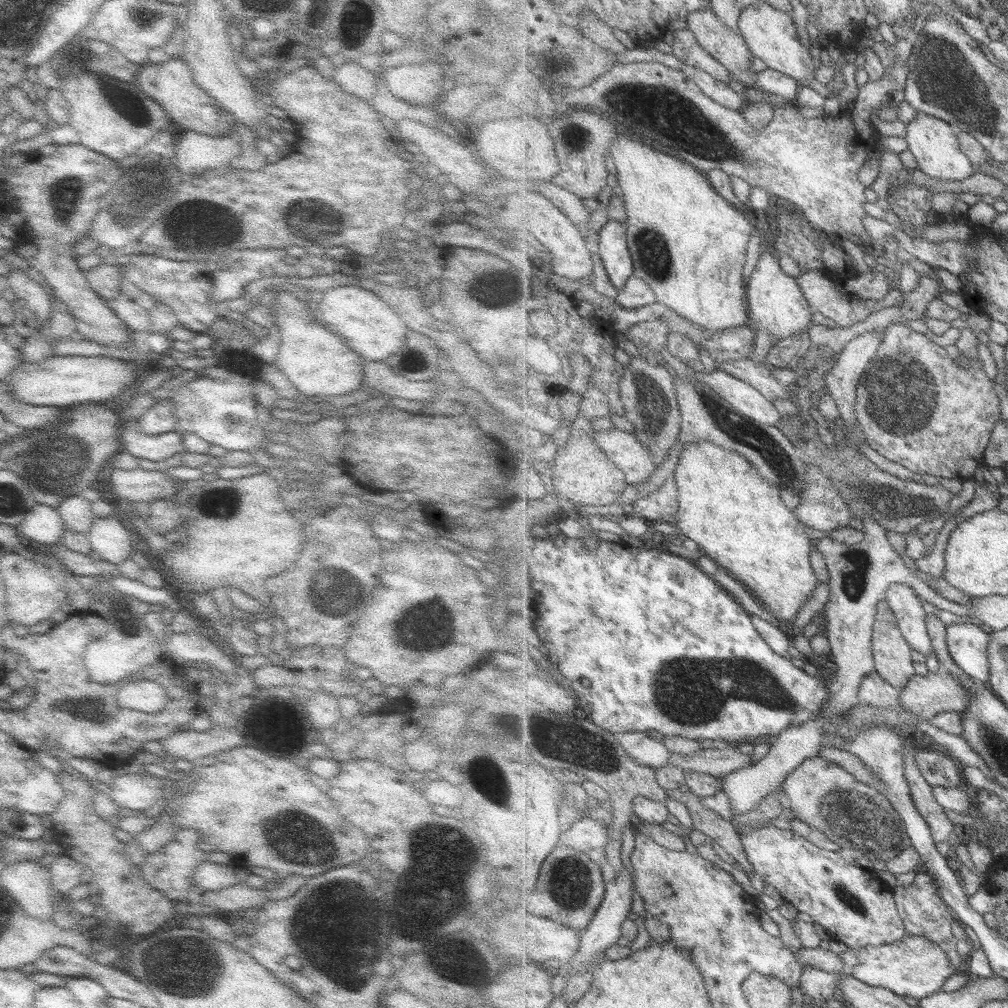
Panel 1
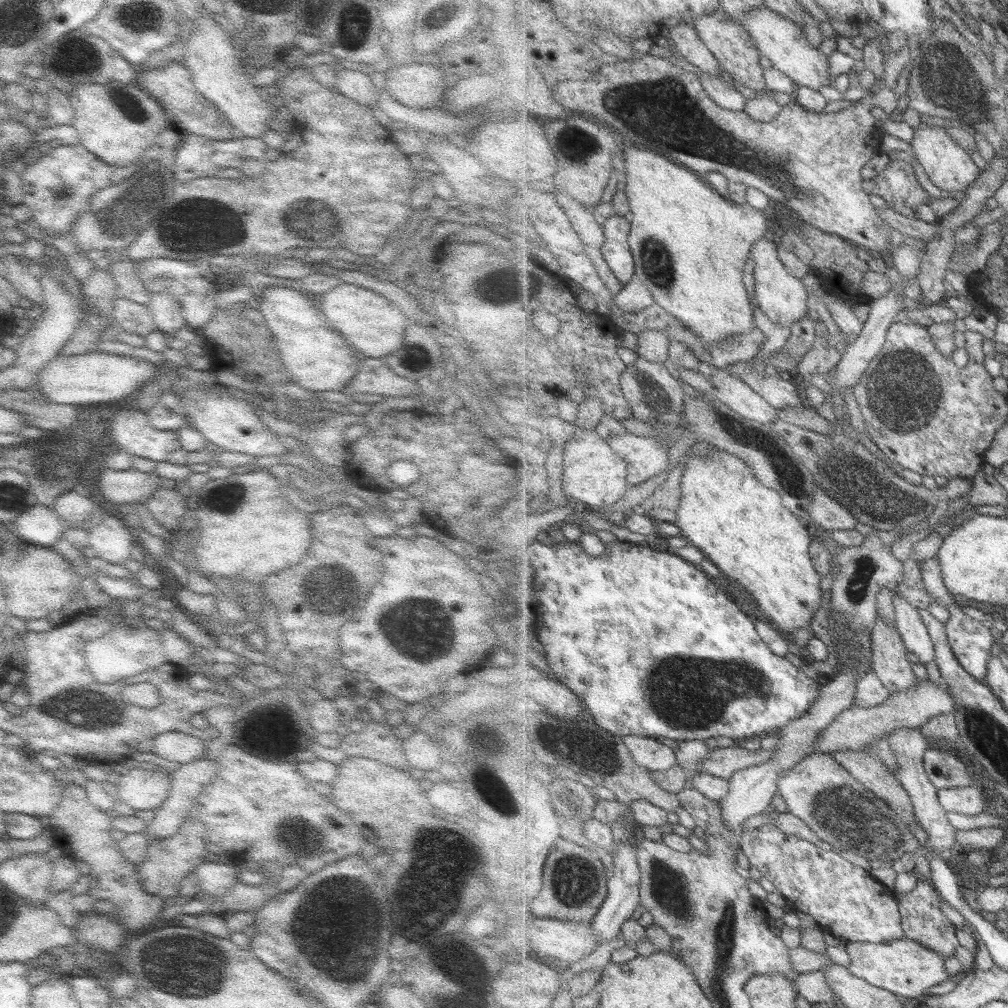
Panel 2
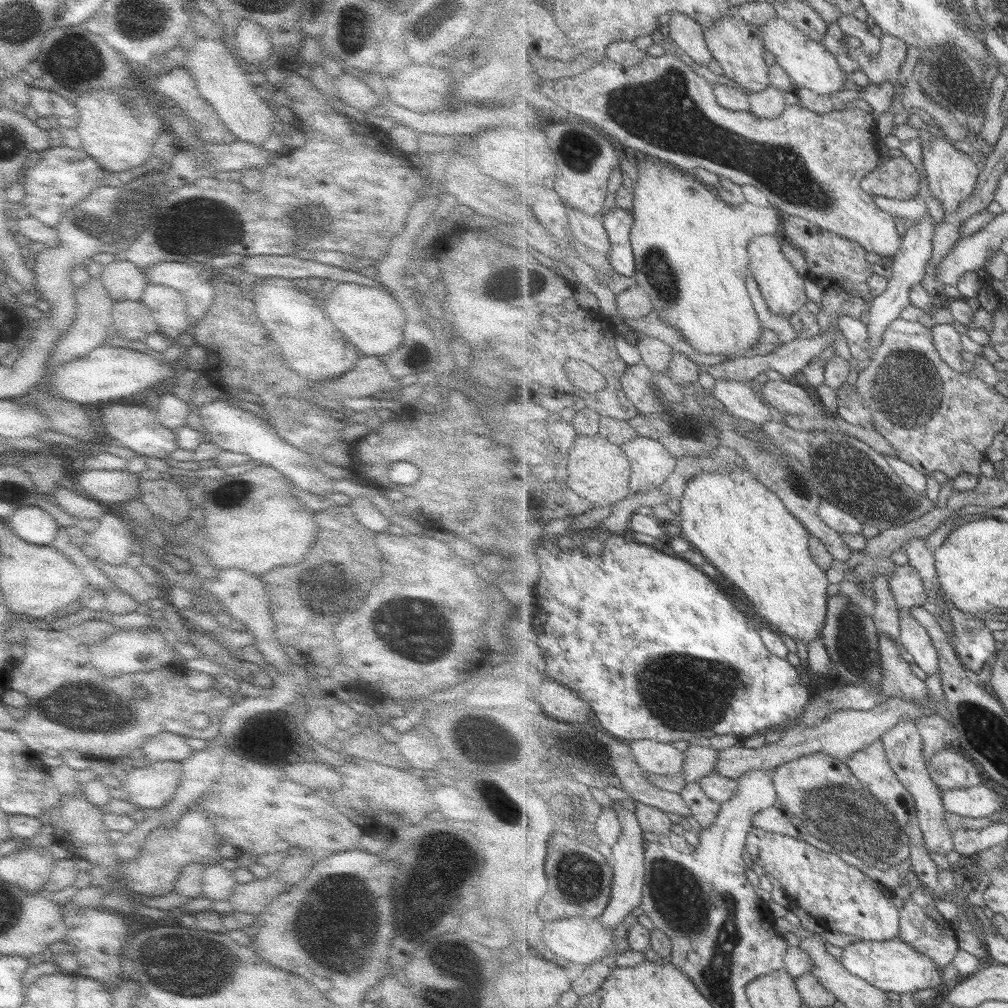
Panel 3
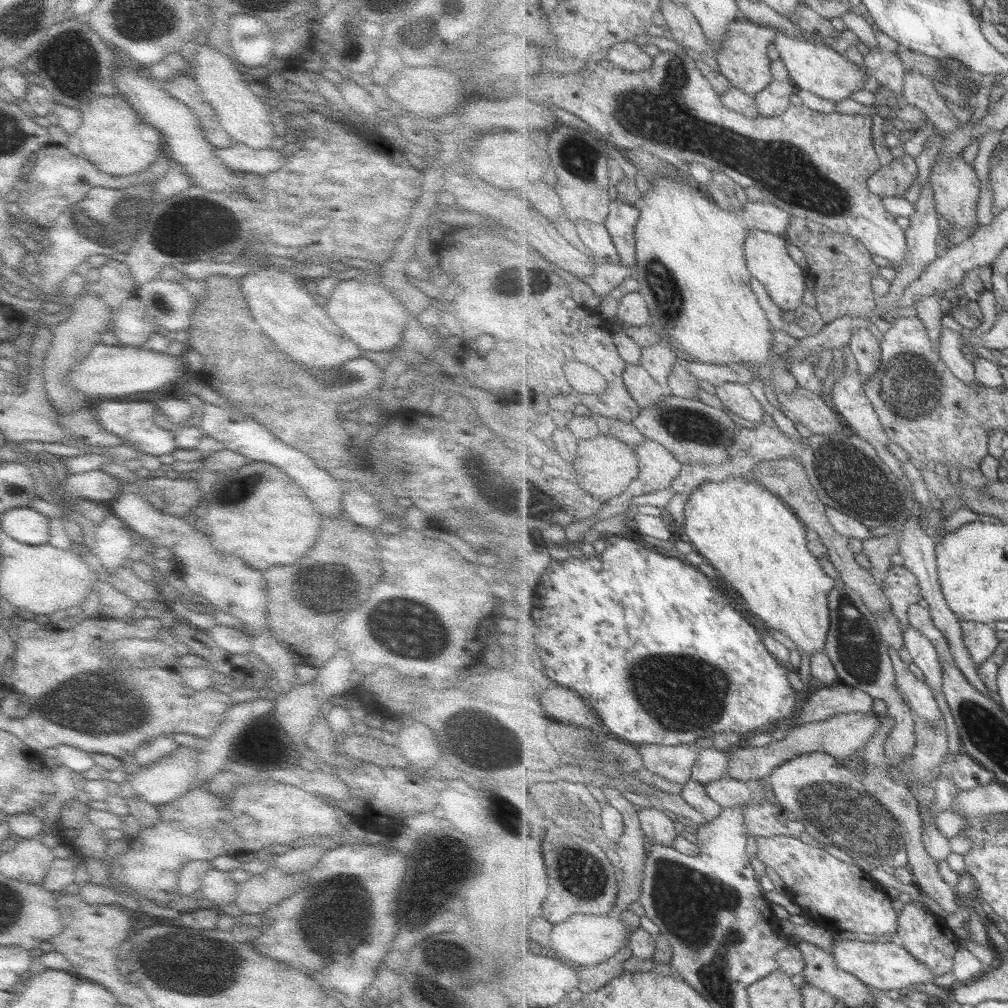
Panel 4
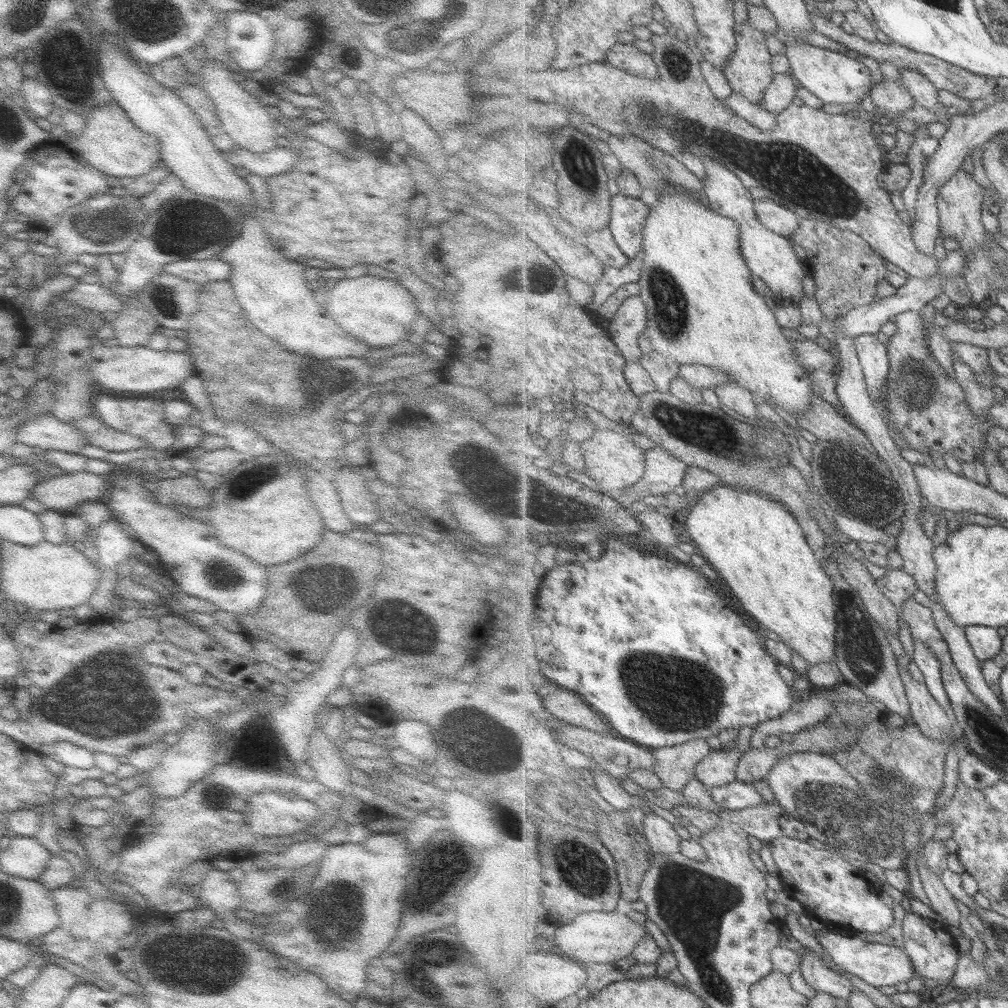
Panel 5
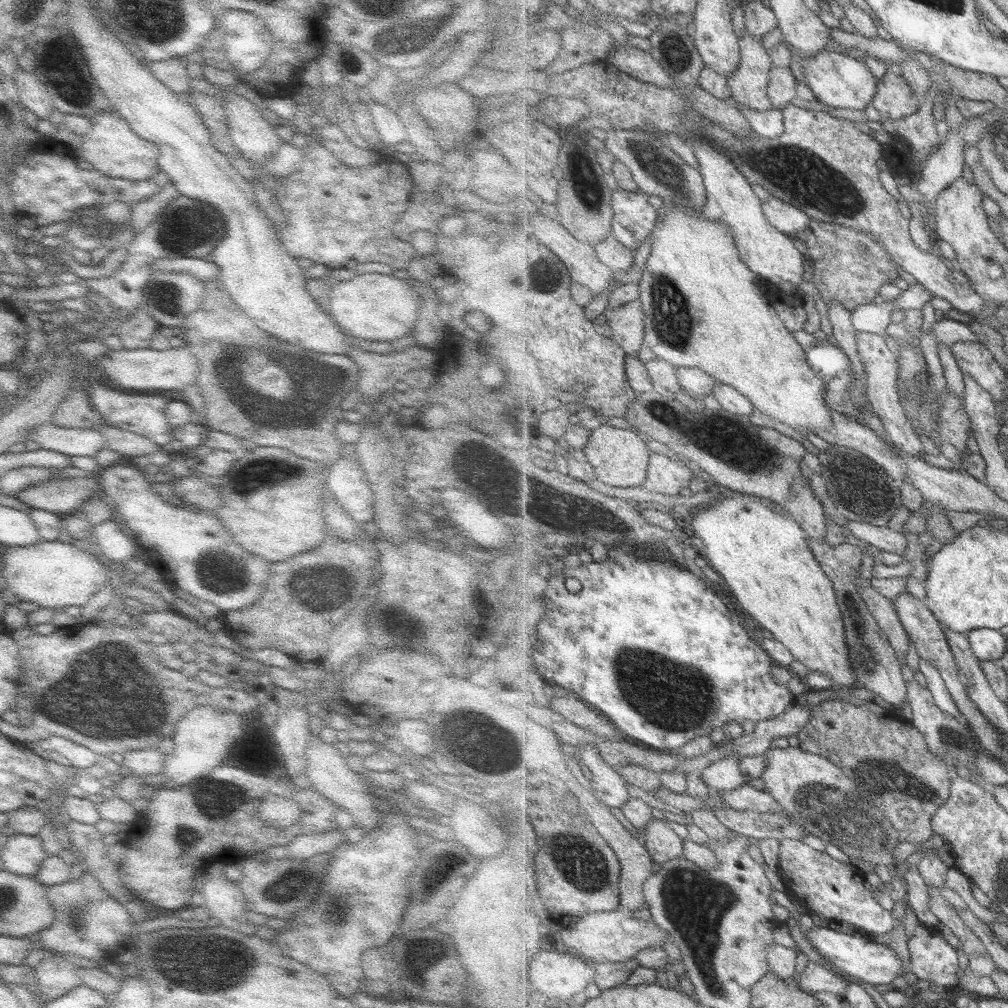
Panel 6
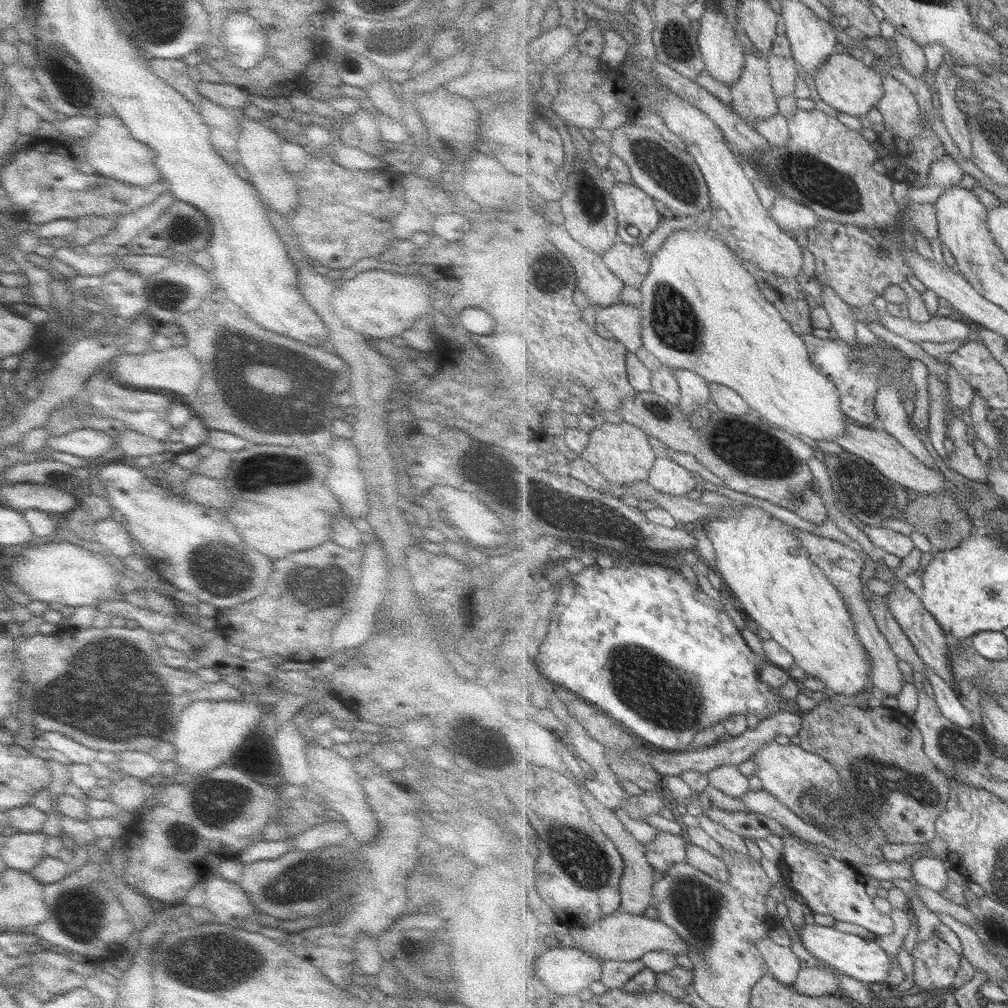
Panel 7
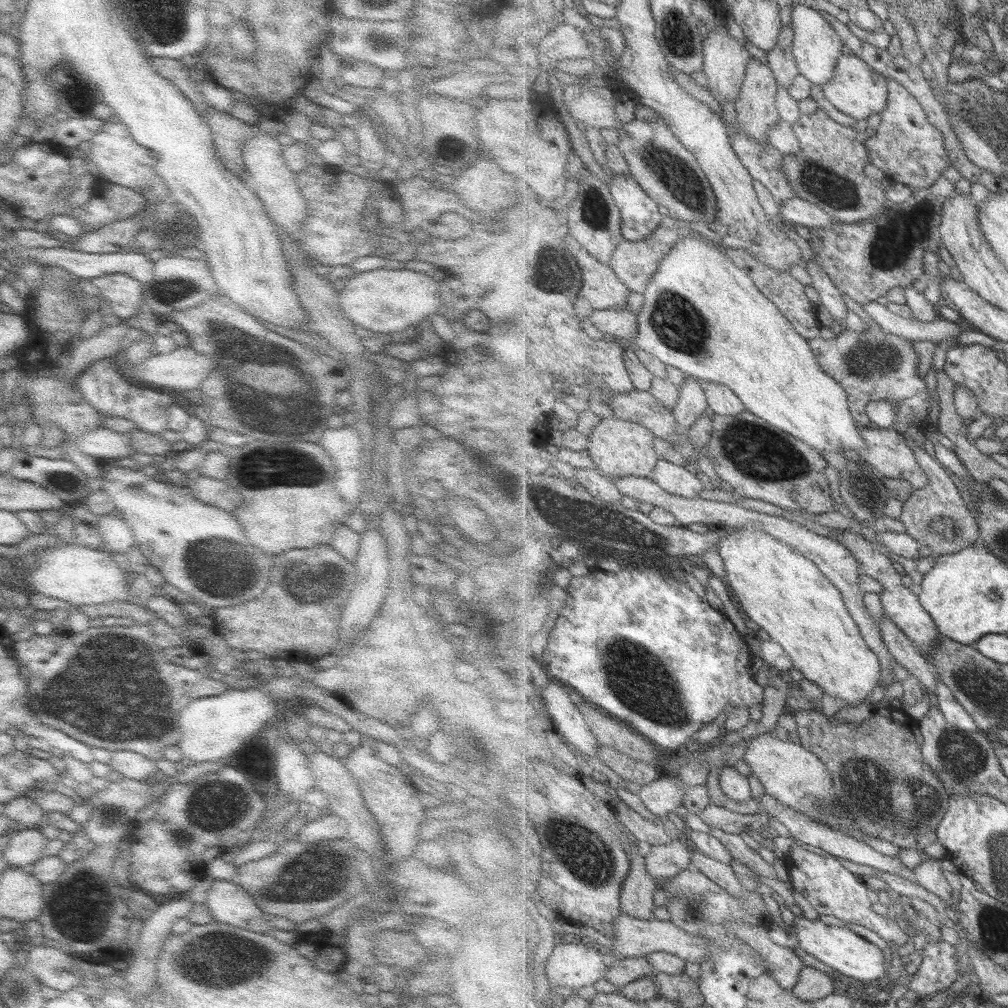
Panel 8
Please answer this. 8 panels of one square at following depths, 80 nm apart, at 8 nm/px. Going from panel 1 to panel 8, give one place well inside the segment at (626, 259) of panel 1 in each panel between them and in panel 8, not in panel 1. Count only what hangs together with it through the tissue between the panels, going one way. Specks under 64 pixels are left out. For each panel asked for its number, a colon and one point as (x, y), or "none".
2: (617, 253)
3: (618, 222)
4: (623, 218)
5: (629, 214)
6: (635, 219)
7: (638, 218)
8: (640, 213)

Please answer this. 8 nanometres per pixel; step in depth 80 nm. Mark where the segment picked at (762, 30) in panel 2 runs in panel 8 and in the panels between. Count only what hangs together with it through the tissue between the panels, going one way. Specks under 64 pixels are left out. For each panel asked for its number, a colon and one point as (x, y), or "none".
3: (809, 65)
4: (814, 67)
5: (836, 79)
6: (838, 81)
7: (851, 86)
8: (858, 90)

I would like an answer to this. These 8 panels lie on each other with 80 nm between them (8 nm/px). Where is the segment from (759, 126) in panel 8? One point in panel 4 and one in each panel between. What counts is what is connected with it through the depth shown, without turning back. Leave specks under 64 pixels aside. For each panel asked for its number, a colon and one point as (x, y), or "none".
4: (742, 59)
5: (749, 73)
6: (749, 84)
7: (753, 98)

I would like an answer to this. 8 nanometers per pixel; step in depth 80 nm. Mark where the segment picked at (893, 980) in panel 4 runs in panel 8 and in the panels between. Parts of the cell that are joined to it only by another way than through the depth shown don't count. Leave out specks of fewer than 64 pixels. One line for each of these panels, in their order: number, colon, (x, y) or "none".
5: (877, 964)
6: (857, 955)
7: (864, 960)
8: (839, 948)

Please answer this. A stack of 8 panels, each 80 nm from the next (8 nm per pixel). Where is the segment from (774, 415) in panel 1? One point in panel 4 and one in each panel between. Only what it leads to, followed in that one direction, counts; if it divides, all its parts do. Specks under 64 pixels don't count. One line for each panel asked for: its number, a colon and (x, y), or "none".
2: (733, 392)
3: (738, 398)
4: (737, 398)

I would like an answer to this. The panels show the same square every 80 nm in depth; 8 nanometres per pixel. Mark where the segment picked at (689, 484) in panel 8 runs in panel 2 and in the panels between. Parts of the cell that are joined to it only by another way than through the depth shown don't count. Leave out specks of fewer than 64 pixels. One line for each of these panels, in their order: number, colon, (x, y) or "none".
2: (646, 458)
3: (652, 463)
4: (659, 467)
5: (664, 473)
6: (665, 475)
7: (667, 476)

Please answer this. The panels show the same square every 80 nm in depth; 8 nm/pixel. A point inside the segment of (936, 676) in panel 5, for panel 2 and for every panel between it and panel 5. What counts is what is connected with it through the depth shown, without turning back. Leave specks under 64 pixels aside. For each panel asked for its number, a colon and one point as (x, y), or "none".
2: (917, 639)
3: (915, 640)
4: (924, 655)

